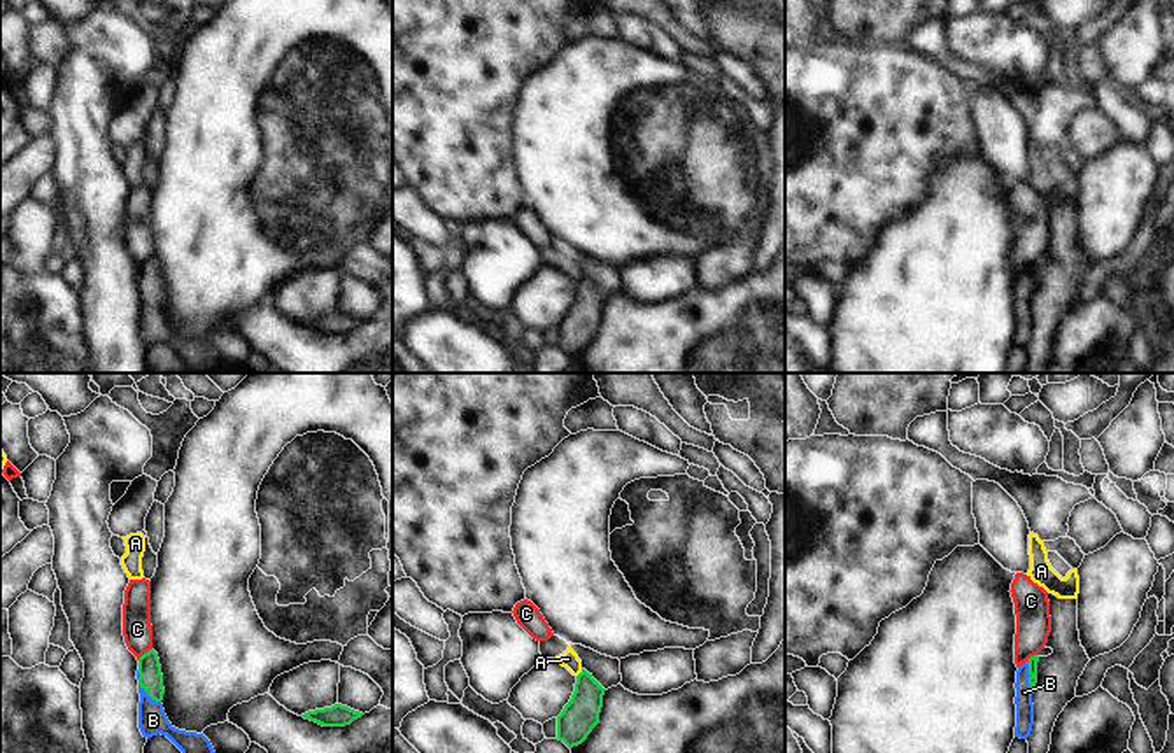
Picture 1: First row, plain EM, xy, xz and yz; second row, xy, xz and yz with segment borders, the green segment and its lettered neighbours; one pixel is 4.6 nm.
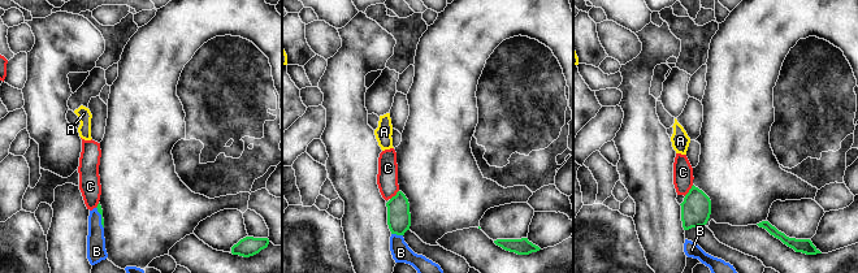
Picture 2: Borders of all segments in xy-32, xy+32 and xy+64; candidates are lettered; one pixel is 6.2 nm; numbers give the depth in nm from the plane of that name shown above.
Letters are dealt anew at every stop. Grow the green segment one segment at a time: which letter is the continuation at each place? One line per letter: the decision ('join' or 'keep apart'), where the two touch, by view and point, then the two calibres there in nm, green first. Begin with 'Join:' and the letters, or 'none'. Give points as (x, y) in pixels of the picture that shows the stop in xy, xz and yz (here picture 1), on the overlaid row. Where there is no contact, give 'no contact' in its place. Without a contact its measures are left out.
Join: B
A: keep apart | xz (580, 673) | 170/80 nm
B: join | yz (1031, 676) | 50/80 nm
C: keep apart | xy (144, 654) | 110/140 nm

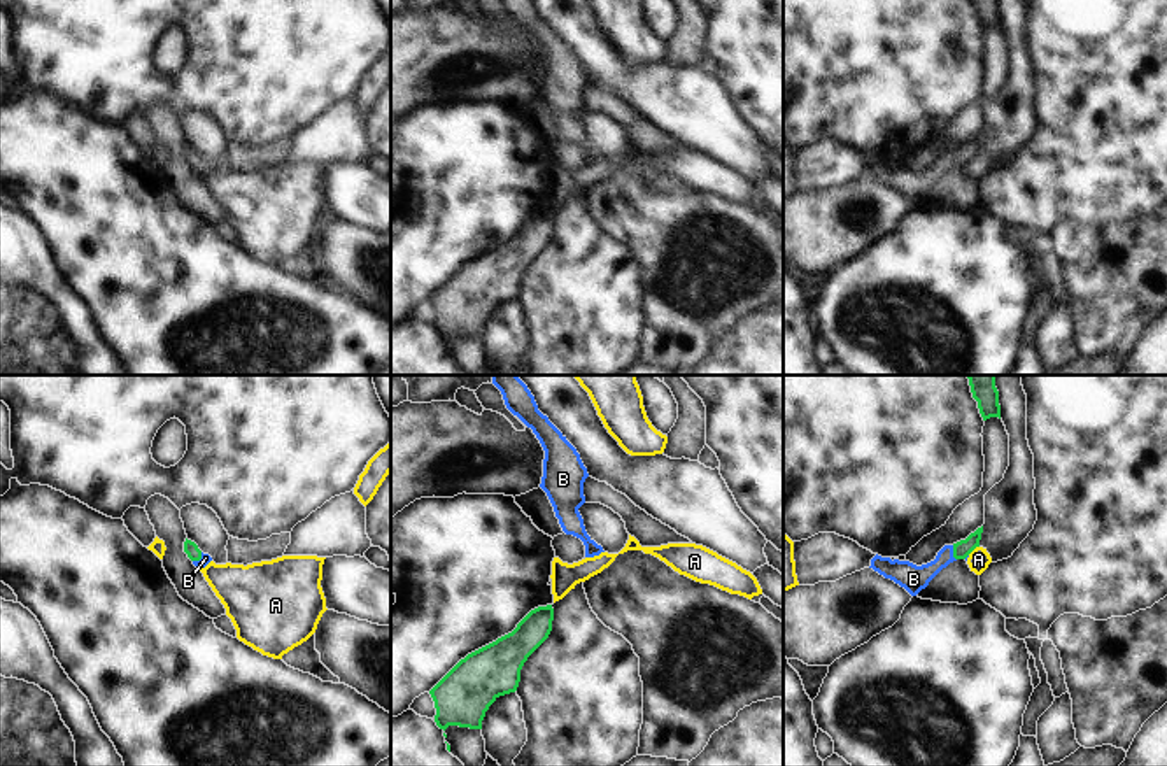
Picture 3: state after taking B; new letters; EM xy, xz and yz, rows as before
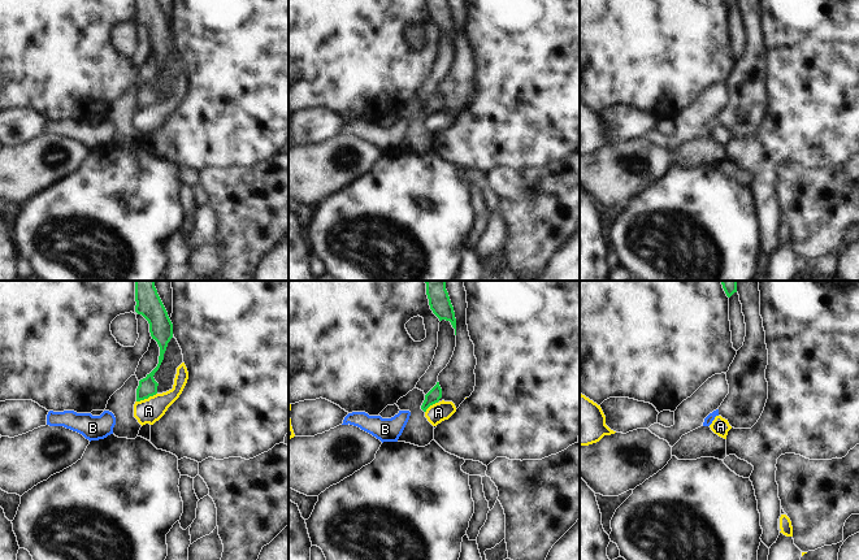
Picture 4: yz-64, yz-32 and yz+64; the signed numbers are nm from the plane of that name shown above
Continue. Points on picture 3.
Join: B
A: keep apart | yz (973, 549) | 80/100 nm
B: join | yz (954, 553) | 80/120 nm

